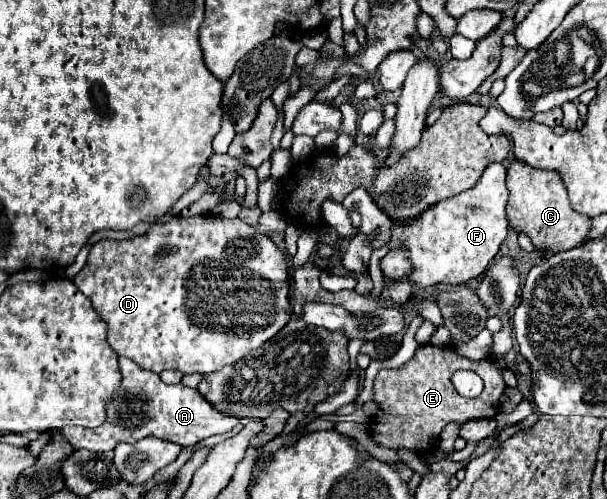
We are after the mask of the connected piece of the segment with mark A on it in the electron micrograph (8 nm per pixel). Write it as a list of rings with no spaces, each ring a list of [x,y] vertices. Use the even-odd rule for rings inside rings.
[[[120,357],[120,371],[122,371],[122,385],[116,391],[112,403],[108,405],[108,421],[98,429],[84,429],[84,427],[64,427],[62,435],[74,449],[88,449],[88,451],[112,451],[116,443],[136,443],[146,435],[153,435],[159,439],[178,443],[182,447],[196,445],[198,441],[228,433],[238,425],[236,417],[228,417],[218,413],[196,389],[190,389],[182,383],[166,385],[160,377],[152,371],[140,369],[130,359]]]

